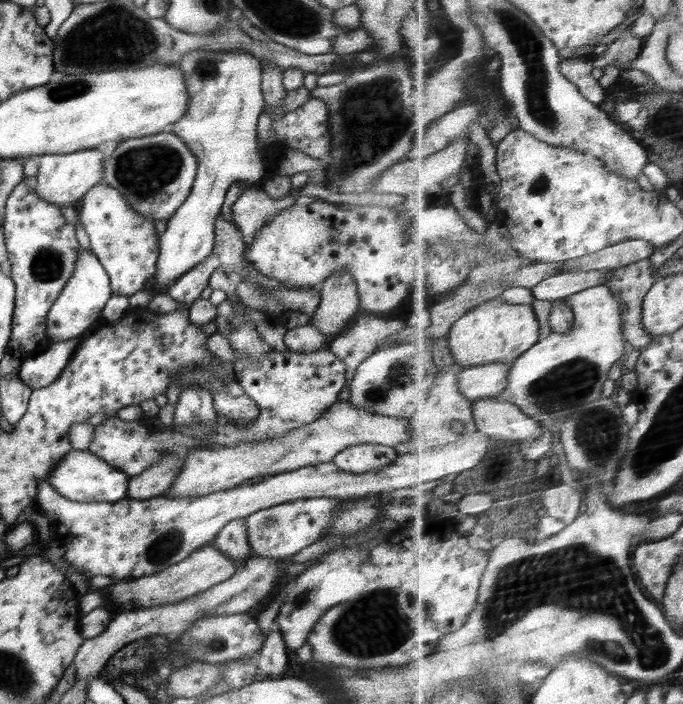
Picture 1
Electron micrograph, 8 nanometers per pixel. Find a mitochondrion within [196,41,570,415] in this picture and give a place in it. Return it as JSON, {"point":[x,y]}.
{"point":[368,140]}

